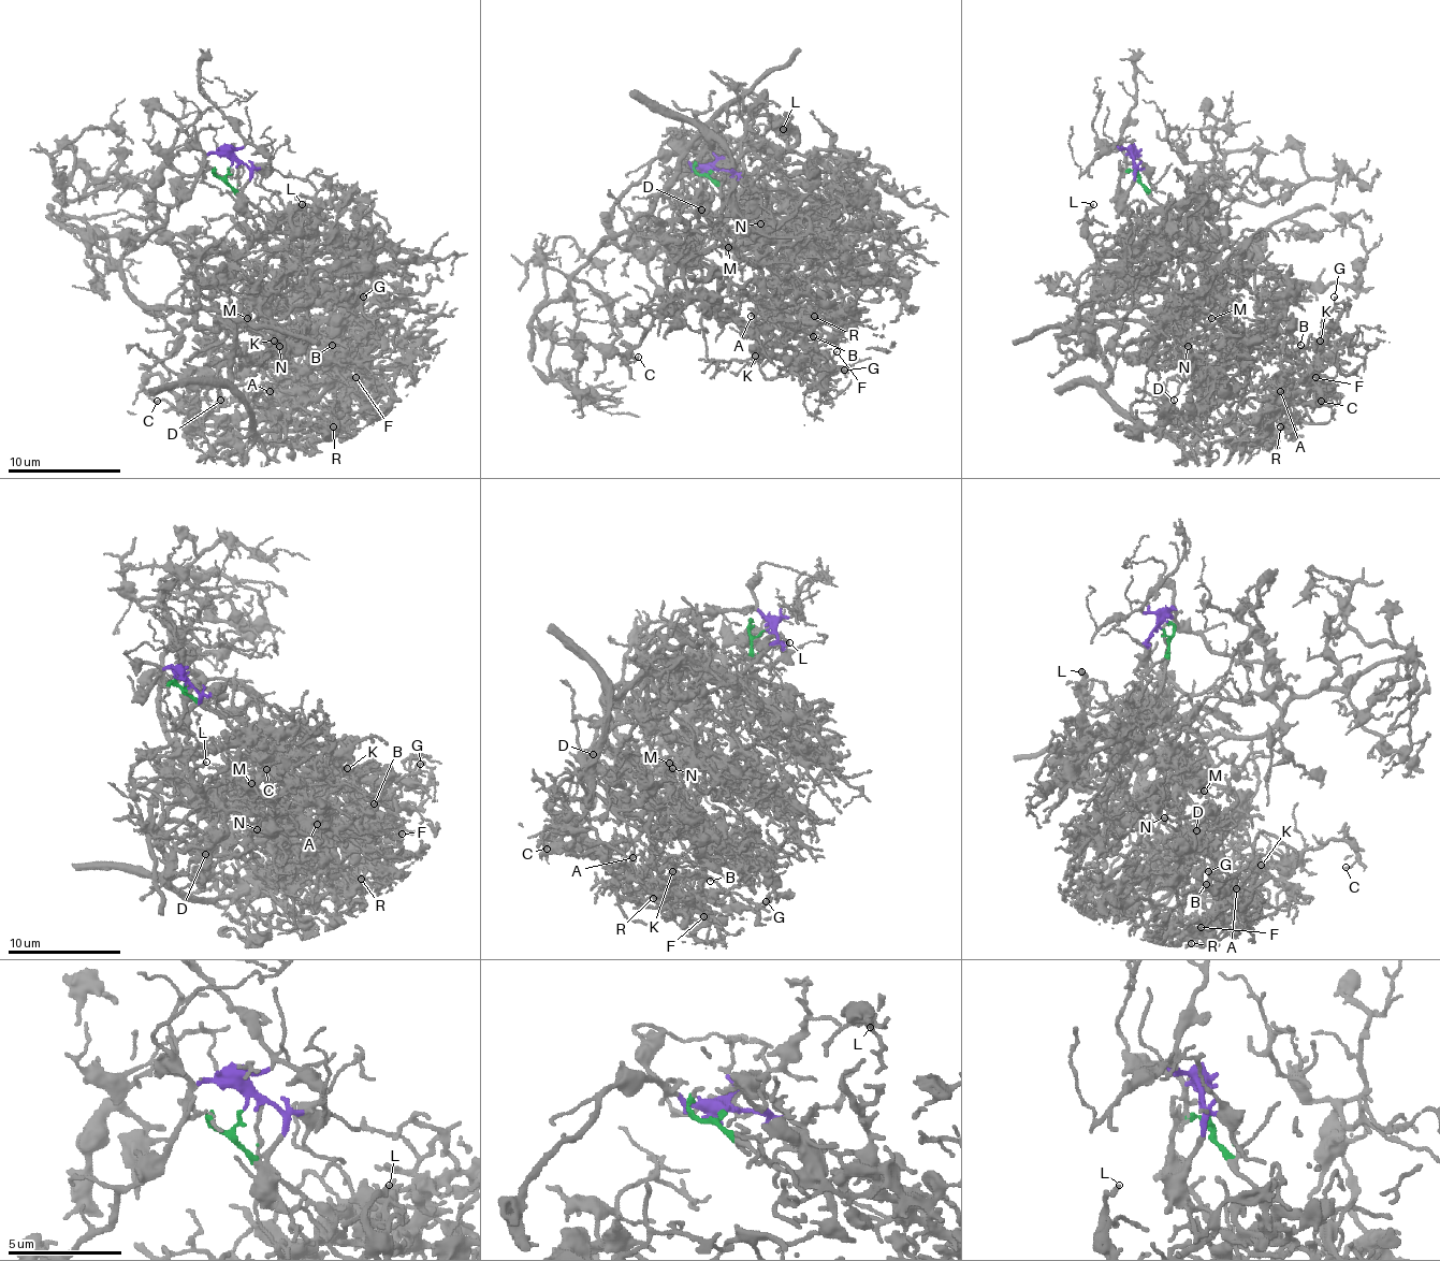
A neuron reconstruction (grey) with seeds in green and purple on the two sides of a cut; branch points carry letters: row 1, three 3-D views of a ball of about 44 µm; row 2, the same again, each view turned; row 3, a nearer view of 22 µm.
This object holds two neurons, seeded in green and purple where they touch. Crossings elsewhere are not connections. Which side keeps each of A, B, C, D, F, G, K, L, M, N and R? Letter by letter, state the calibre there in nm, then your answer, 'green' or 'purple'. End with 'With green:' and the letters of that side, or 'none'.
A: 110 nm thick; green
B: 150 nm thick; green
C: 150 nm thick; green
D: 120 nm thick; green
F: 150 nm thick; green
G: 90 nm thick; green
K: 130 nm thick; green
L: 180 nm thick; green
M: 140 nm thick; green
N: 180 nm thick; green
R: 170 nm thick; green
With green: A, B, C, D, F, G, K, L, M, N, R

